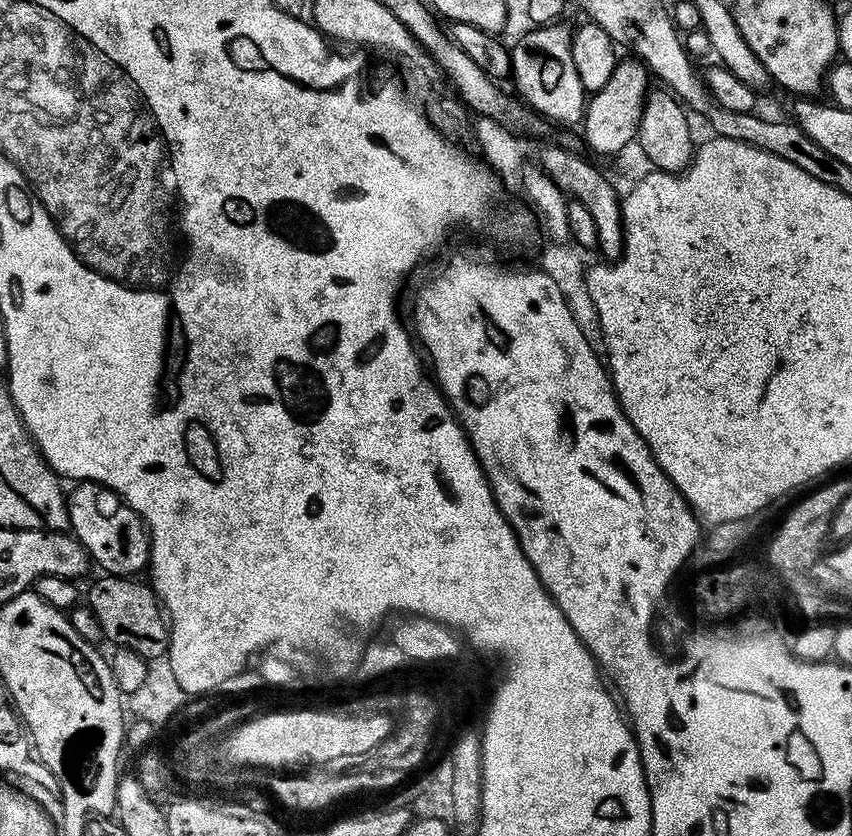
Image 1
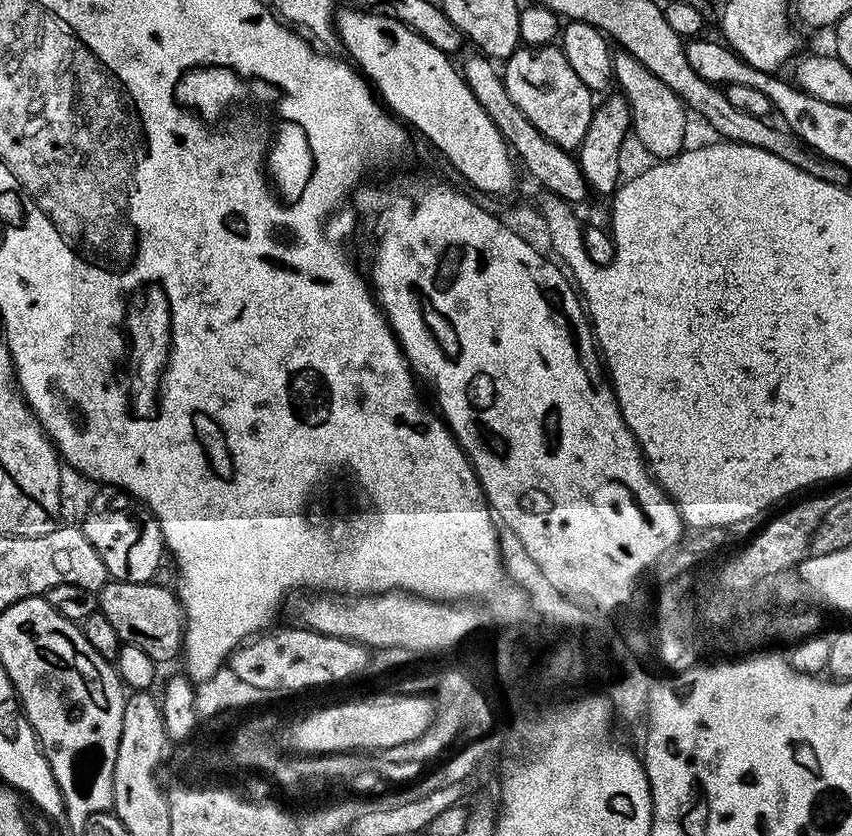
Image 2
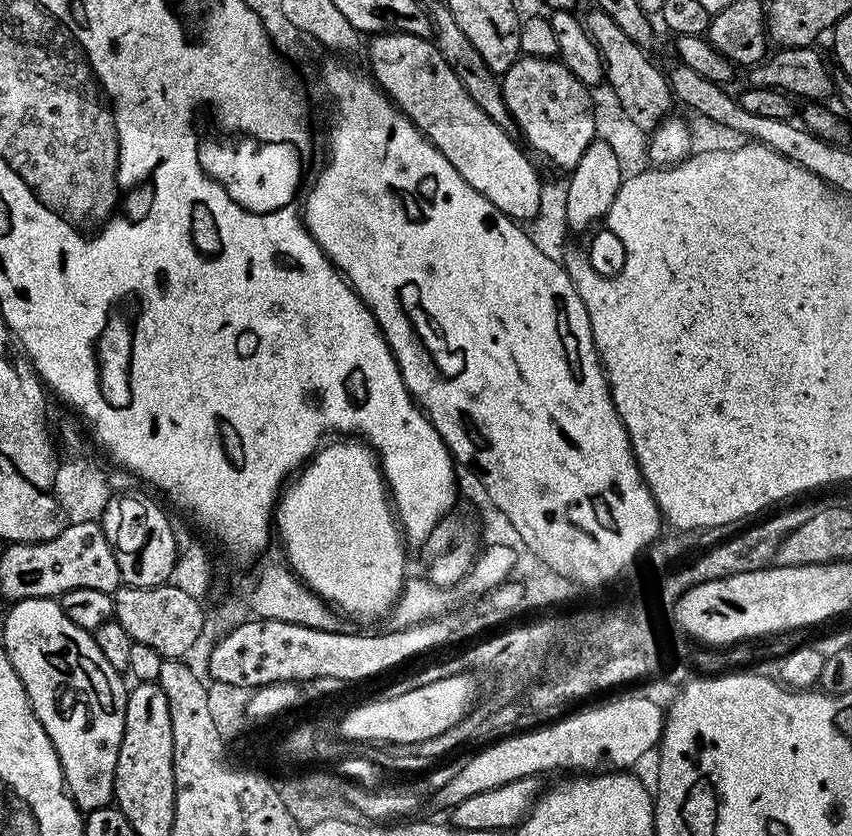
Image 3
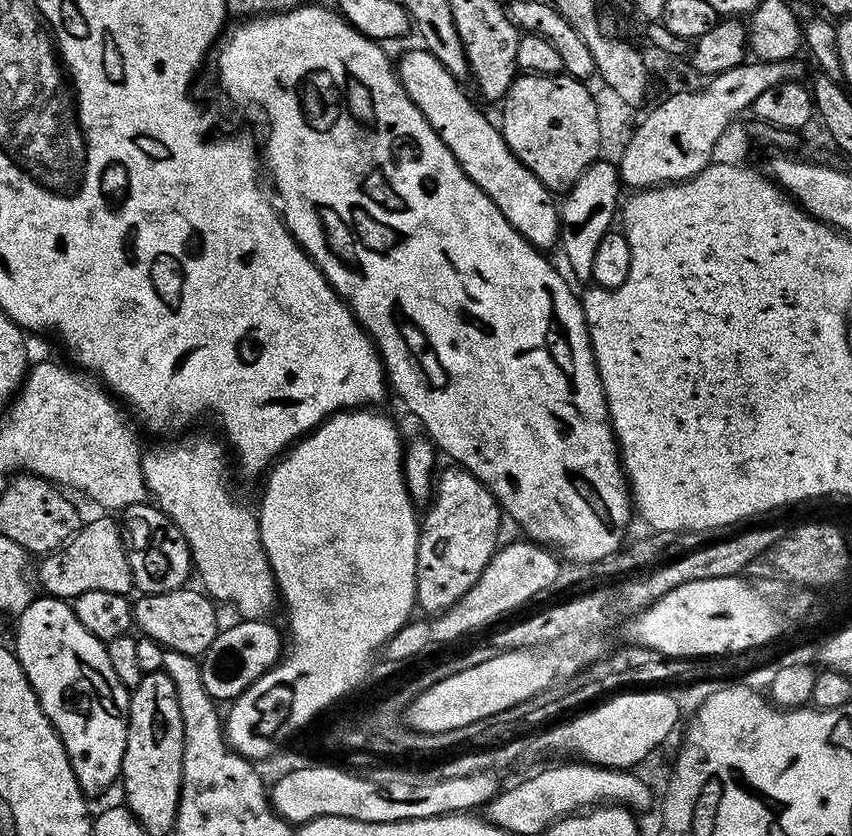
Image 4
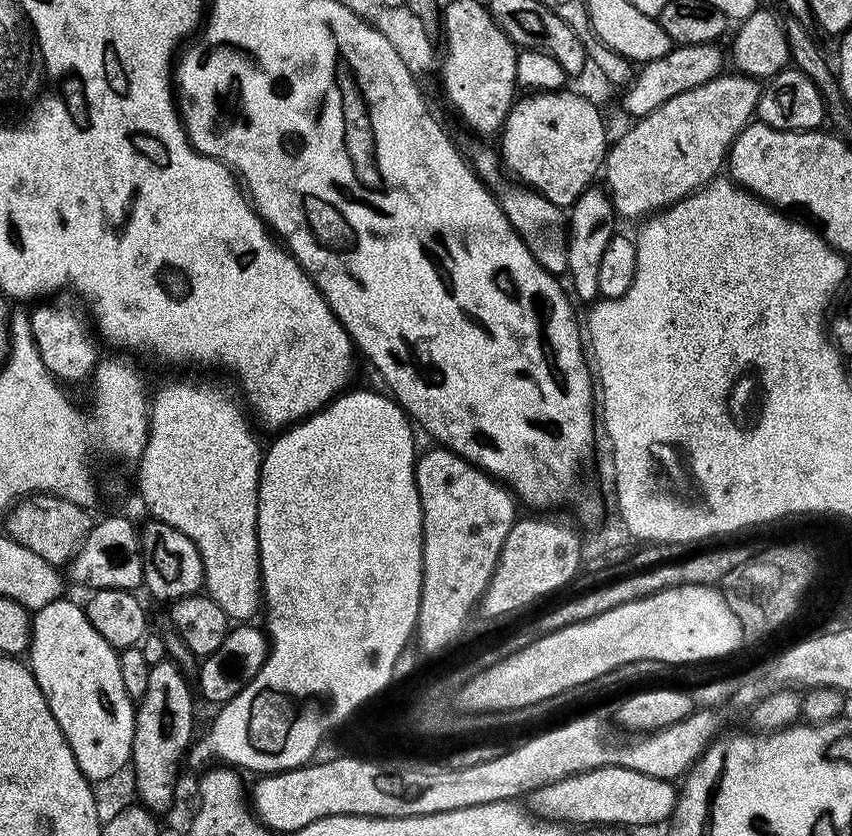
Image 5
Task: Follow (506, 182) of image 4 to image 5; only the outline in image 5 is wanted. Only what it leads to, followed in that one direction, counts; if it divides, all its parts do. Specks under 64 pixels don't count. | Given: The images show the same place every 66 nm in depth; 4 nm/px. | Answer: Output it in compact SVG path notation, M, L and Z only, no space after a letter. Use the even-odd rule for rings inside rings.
M495 147L478 149L473 156L470 156L470 163L476 175L489 188L498 190L500 209L506 214L510 226L514 226L518 238L522 238L522 242L526 242L526 250L530 250L530 254L534 254L534 258L551 276L563 277L568 270L568 263L566 262L568 218L565 209L523 186L511 188L510 185L504 184L506 176L502 171L502 161Z

